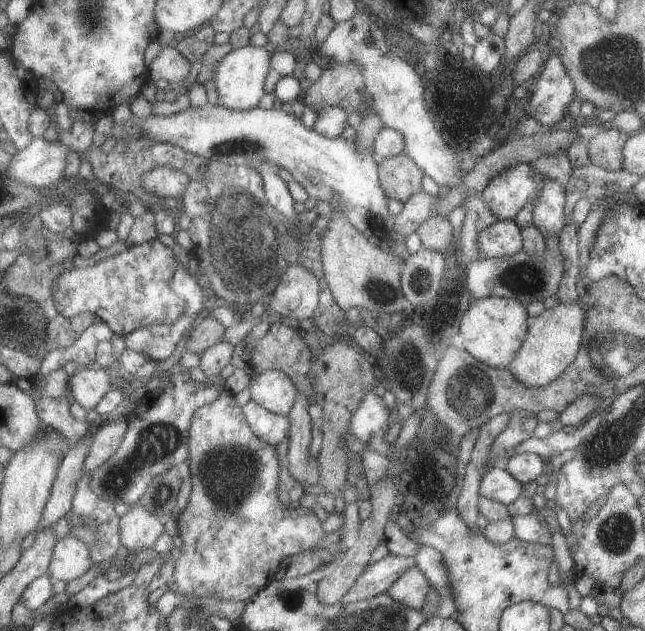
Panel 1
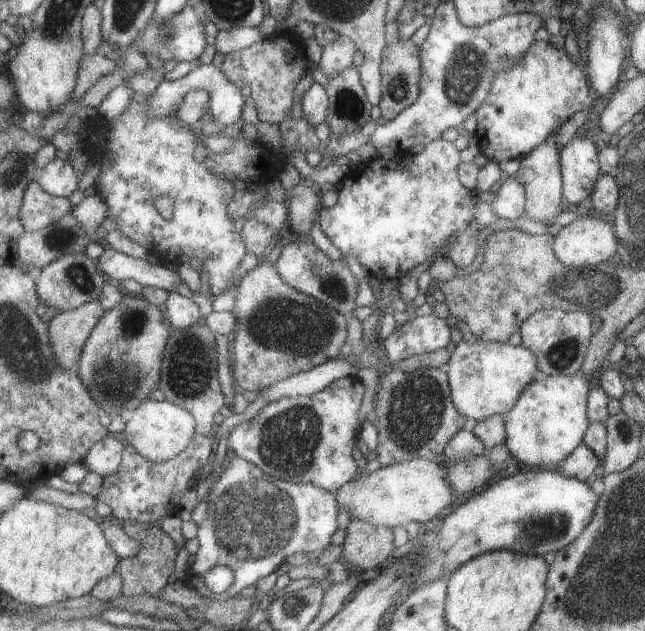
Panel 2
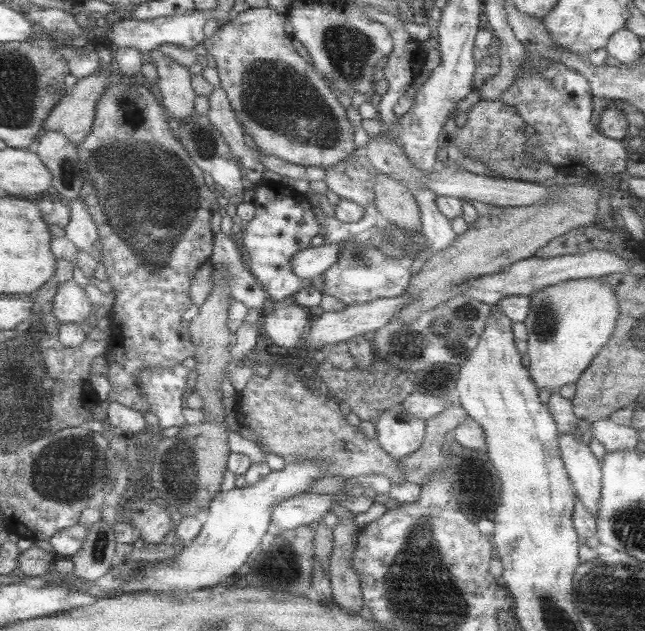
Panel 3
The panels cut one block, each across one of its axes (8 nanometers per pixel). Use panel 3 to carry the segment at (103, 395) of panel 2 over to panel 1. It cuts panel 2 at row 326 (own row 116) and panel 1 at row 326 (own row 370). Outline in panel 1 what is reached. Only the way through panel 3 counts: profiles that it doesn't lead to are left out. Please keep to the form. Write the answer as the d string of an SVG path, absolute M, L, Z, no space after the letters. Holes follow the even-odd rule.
M159 238L143 244L133 244L129 250L103 258L99 256L91 266L69 270L57 280L55 302L57 310L65 318L79 314L95 314L101 322L107 322L115 336L127 338L143 326L169 326L185 320L187 300L183 300L171 288L171 278L177 270L175 250L167 248Z

